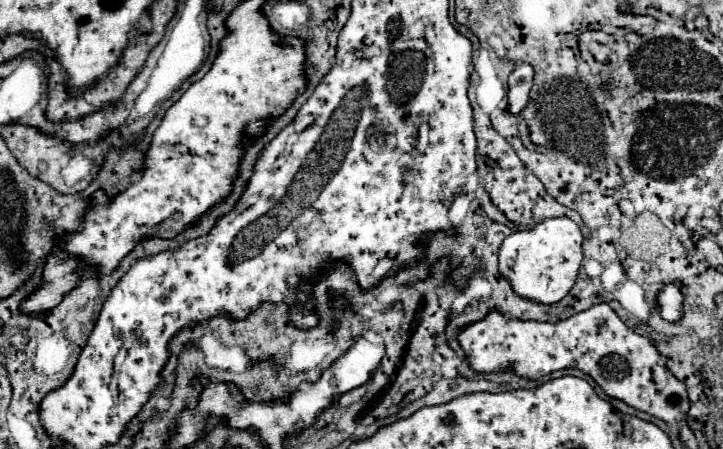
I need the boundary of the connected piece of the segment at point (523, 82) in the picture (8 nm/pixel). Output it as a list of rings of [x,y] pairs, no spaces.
[[[518,64],[508,78],[508,110],[519,114],[528,103],[528,92],[532,86],[532,68],[528,64]]]

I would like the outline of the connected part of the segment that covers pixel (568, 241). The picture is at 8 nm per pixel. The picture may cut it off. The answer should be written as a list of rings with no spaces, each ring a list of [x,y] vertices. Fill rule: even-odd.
[[[550,218],[532,230],[517,231],[504,239],[499,250],[499,270],[512,282],[516,294],[538,302],[556,302],[566,296],[580,264],[582,232],[570,218]]]

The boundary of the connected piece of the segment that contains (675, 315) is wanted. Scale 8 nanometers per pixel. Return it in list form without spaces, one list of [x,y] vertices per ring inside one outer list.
[[[666,284],[661,289],[658,297],[658,312],[660,316],[668,322],[677,322],[682,316],[682,294],[680,294],[680,284]]]

